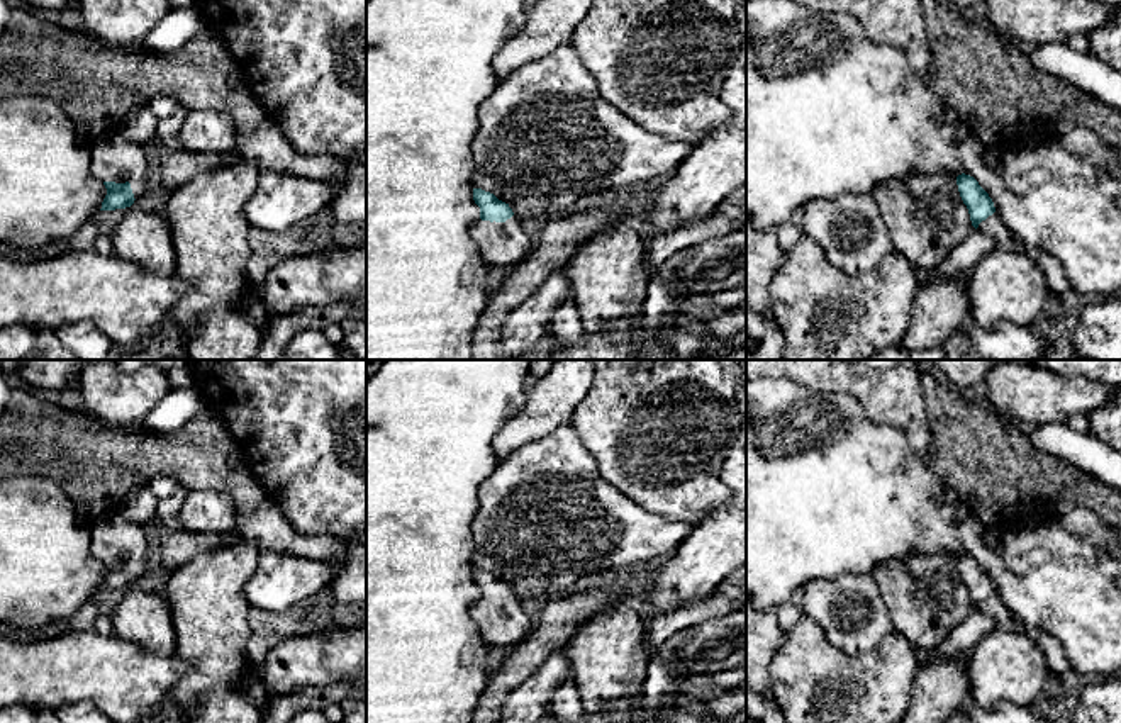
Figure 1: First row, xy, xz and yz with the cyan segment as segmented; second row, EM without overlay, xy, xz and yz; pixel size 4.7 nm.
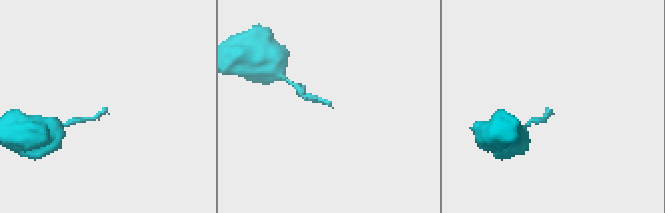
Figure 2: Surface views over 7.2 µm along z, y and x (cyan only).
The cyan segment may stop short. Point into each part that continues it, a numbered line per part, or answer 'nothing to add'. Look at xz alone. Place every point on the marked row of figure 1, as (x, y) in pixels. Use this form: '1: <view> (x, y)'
1: xz (507, 245)

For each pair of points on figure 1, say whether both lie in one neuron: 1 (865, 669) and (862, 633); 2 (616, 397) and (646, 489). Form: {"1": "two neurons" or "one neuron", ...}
{"1": "two neurons", "2": "one neuron"}

